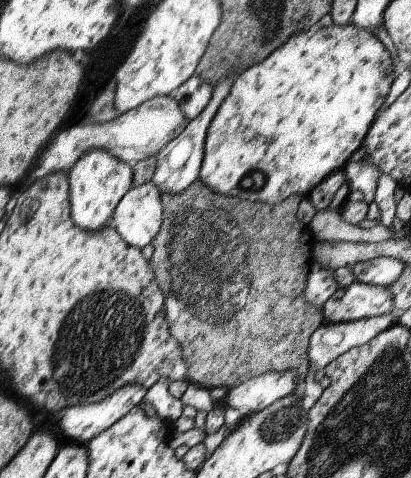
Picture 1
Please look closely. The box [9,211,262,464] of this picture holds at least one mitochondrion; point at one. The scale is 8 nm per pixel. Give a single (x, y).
(97, 339)

